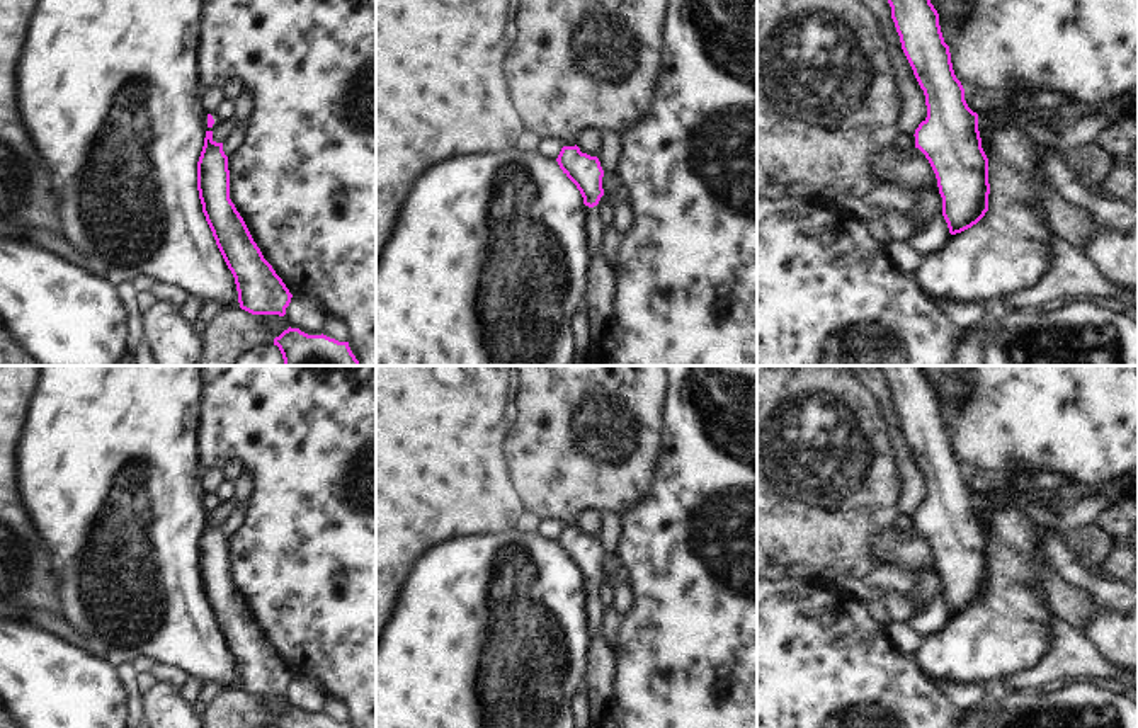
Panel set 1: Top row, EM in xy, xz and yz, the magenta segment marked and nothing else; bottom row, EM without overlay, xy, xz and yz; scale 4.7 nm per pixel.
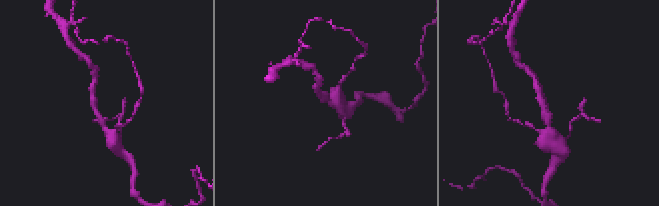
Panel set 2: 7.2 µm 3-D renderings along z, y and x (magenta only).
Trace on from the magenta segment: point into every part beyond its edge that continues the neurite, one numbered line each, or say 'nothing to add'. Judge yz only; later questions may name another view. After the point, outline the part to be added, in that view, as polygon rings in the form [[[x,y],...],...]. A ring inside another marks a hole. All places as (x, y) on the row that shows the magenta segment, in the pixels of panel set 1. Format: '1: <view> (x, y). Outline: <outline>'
1: yz (1077, 143). Outline: [[[1107,100],[1101,104],[1104,112],[1090,116],[1061,129],[1051,129],[1044,124],[1029,121],[1026,116],[1016,116],[1009,111],[993,111],[978,114],[978,131],[987,129],[1019,129],[1044,148],[1061,155],[1068,170],[1075,173],[1080,184],[1099,192],[1112,168],[1116,158],[1097,143],[1099,133],[1123,119],[1128,112],[1123,100]]]

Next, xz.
1: xz (592, 228). Outline: [[[585,206],[585,216],[587,216],[587,223],[583,226],[583,233],[587,242],[587,253],[589,257],[594,257],[600,252],[604,226],[600,223],[597,206],[594,208]]]

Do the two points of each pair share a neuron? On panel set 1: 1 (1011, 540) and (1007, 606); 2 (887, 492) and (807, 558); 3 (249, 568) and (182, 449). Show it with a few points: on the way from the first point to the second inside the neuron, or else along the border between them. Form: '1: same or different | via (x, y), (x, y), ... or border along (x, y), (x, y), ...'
1: same | via (1011, 557), (1011, 589)
2: same | via (866, 499), (827, 538)
3: different | border along (194, 432), (194, 454), (201, 472)

